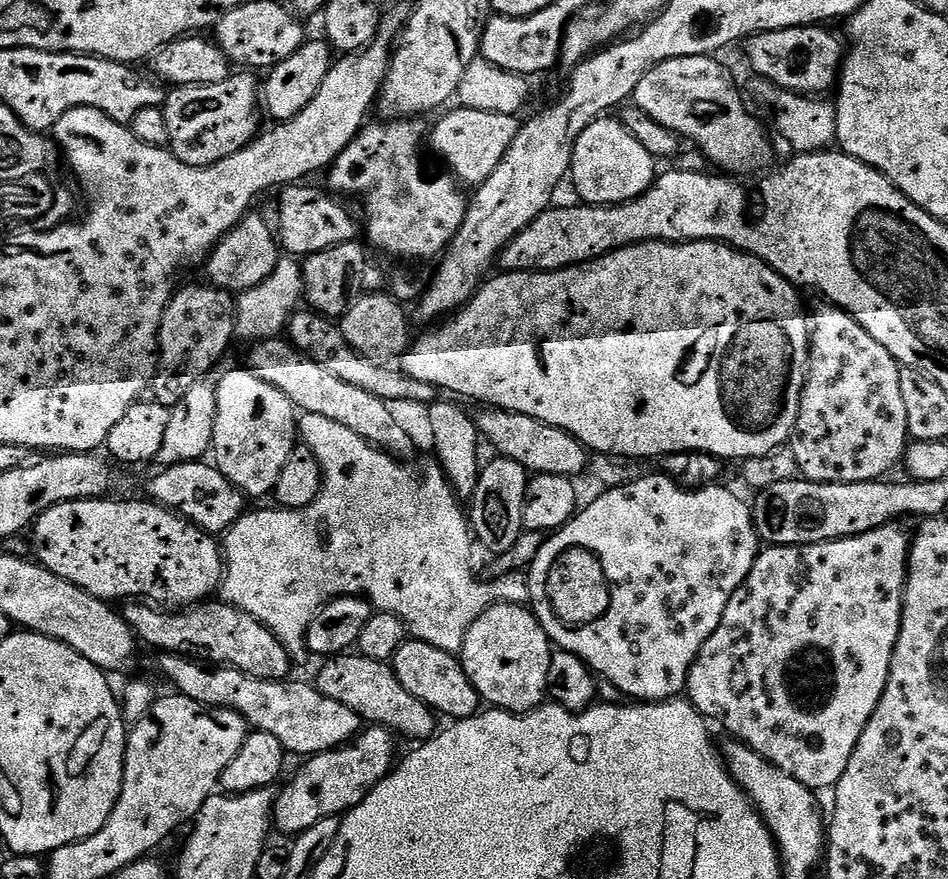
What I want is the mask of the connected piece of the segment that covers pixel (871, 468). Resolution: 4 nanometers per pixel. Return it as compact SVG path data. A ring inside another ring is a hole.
M827 302L821 303L821 308L811 313L810 316L810 347L808 350L808 367L804 376L804 389L800 395L799 416L794 421L794 431L790 437L790 447L794 450L794 457L797 459L799 475L805 480L812 480L816 484L857 484L858 482L870 482L887 477L888 471L896 463L905 459L910 443L908 434L908 423L906 422L906 402L902 399L902 378L900 370L902 365L896 361L870 334L861 326L858 321L842 308L837 308Z

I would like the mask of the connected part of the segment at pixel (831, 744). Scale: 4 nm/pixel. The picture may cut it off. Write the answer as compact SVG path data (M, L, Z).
M893 522L882 526L878 530L870 530L866 534L858 534L857 536L847 536L841 540L827 540L826 542L818 542L817 544L777 544L775 546L765 547L760 555L757 556L754 566L746 578L746 582L742 582L742 586L738 586L738 590L734 590L734 598L730 598L718 630L714 630L714 634L710 634L708 641L701 646L698 658L694 662L694 666L688 675L688 686L686 689L687 699L696 707L697 712L704 717L705 721L713 722L712 720L717 720L730 735L736 736L732 738L735 738L739 743L743 744L745 748L750 748L752 751L757 752L763 760L770 761L775 768L782 770L787 776L793 776L795 780L802 782L807 788L813 790L821 790L820 788L831 789L840 781L842 774L846 770L846 766L850 762L850 758L854 754L854 750L858 746L858 738L862 738L862 730L866 730L866 726L870 722L870 718L874 714L874 710L878 706L878 702L882 698L882 694L888 685L888 675L890 674L890 666L892 665L892 651L896 649L898 634L900 633L900 615L904 609L904 583L908 580L910 532L900 527L904 526Z

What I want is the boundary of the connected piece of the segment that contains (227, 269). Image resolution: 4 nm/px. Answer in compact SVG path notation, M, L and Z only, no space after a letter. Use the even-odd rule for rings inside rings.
M249 214L241 220L238 226L234 226L222 239L216 243L216 247L208 254L206 269L207 279L215 287L222 288L226 292L239 294L248 288L258 286L266 279L278 263L278 245L274 235L274 228L260 216Z

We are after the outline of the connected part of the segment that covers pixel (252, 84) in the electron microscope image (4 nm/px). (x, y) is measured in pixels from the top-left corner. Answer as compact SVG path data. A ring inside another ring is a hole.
M240 74L244 76L229 75L228 79L217 84L198 84L195 88L173 87L167 93L162 105L166 118L166 130L168 131L167 147L172 155L178 157L183 164L189 164L194 168L208 168L212 164L222 162L230 158L238 150L256 139L260 120L256 117L256 104L258 108L258 80L255 75Z

